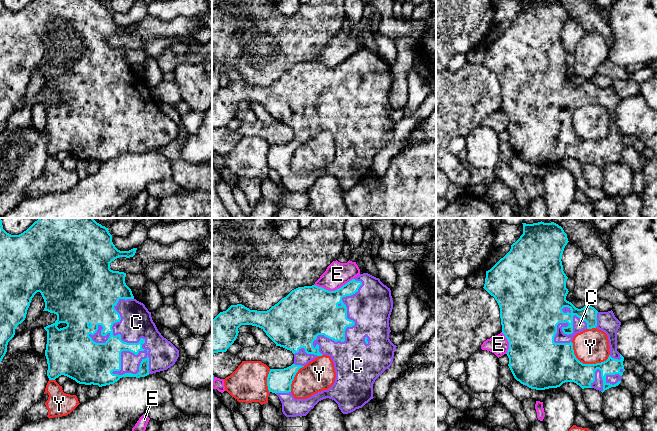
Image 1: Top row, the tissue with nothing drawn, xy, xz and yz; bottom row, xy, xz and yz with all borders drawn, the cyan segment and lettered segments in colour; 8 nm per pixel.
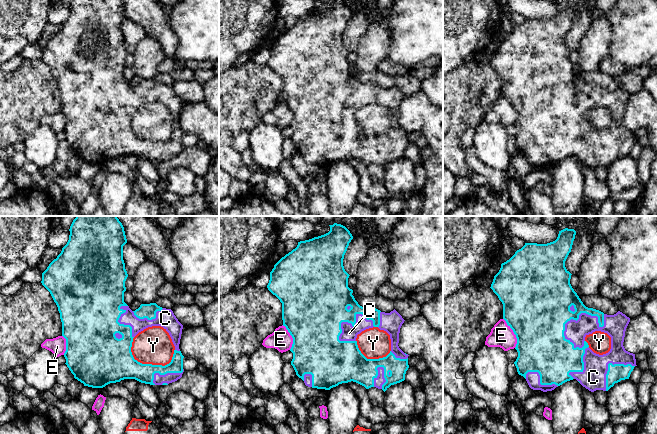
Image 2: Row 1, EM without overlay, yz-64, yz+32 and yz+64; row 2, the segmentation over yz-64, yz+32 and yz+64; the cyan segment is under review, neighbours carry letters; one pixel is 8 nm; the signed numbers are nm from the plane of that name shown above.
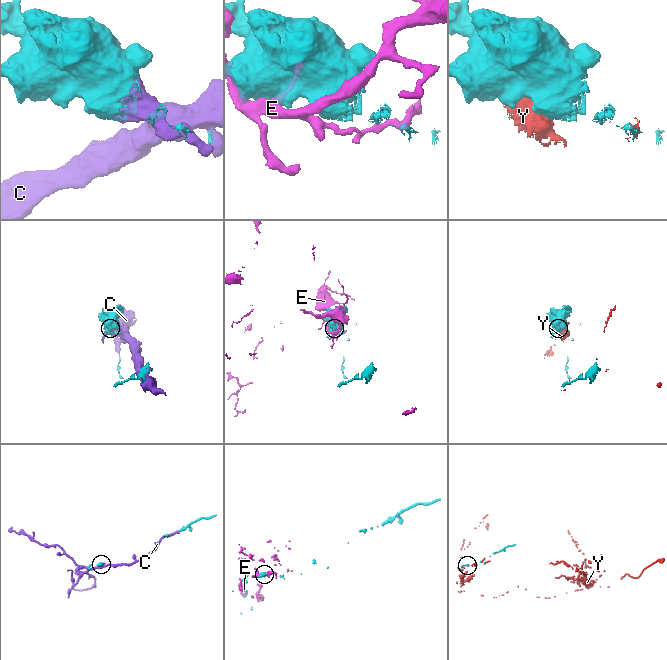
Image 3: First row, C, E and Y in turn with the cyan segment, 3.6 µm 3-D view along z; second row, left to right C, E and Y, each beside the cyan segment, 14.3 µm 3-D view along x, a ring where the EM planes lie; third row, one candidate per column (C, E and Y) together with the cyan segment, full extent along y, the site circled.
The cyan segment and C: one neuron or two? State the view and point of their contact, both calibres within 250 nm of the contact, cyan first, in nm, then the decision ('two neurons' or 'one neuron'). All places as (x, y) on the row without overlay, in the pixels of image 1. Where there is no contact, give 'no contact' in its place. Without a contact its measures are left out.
meets cyan in xy at (125, 118); 280 nm thick on the cyan side, 260 nm on the other; one neuron

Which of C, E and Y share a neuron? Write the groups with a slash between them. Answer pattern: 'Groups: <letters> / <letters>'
Groups: C / E / Y

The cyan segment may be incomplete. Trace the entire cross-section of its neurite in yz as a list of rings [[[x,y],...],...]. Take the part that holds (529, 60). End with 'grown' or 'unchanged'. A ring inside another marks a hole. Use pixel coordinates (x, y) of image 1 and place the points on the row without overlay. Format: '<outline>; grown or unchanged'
[[[523,0],[523,10],[520,14],[511,21],[510,27],[501,34],[490,46],[486,47],[486,54],[484,65],[495,74],[500,84],[500,94],[502,101],[502,109],[505,111],[509,118],[509,125],[507,127],[507,132],[509,134],[509,144],[514,152],[514,154],[521,160],[536,166],[545,166],[549,164],[560,163],[565,158],[574,158],[579,161],[582,165],[584,164],[594,164],[601,167],[602,169],[611,164],[616,163],[621,159],[623,148],[625,147],[623,137],[624,133],[617,127],[617,107],[621,101],[621,98],[615,93],[613,87],[608,88],[598,88],[594,83],[590,81],[585,81],[583,84],[576,84],[571,78],[566,76],[568,70],[568,65],[566,64],[566,57],[568,53],[563,47],[562,41],[562,30],[565,22],[568,19],[567,10],[564,8],[563,4],[558,0]],[[597,104],[605,108],[608,112],[610,131],[608,135],[601,139],[596,140],[583,140],[580,138],[573,126],[573,113],[586,105]]]; grown

